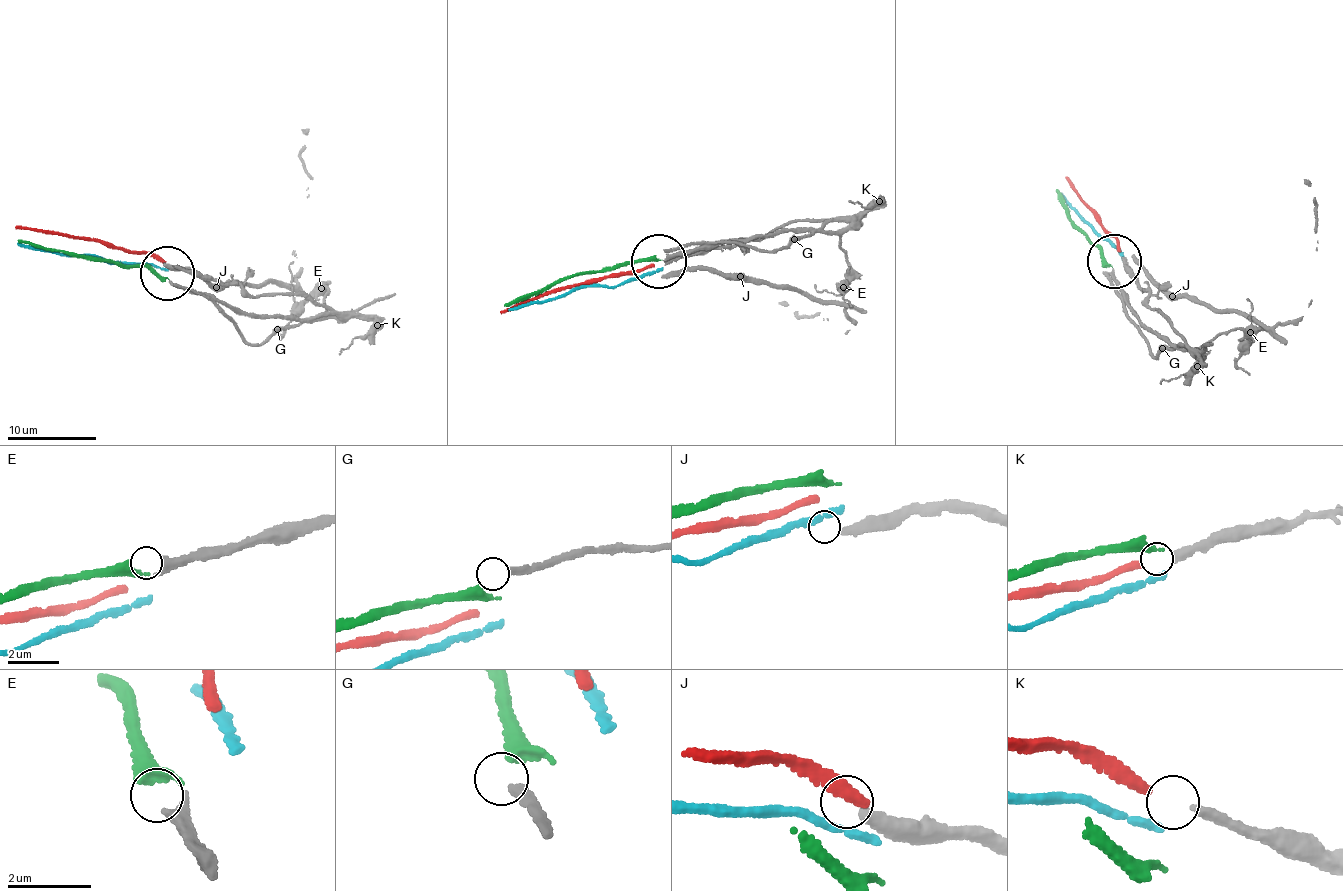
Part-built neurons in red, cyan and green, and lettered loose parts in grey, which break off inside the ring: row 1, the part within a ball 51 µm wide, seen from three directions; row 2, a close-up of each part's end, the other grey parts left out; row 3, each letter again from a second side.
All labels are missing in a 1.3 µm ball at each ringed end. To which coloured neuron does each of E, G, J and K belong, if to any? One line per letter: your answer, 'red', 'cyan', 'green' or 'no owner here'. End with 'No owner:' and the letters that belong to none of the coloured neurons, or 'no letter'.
E: green
G: no owner here
J: no owner here
K: red
No owner: G, J

